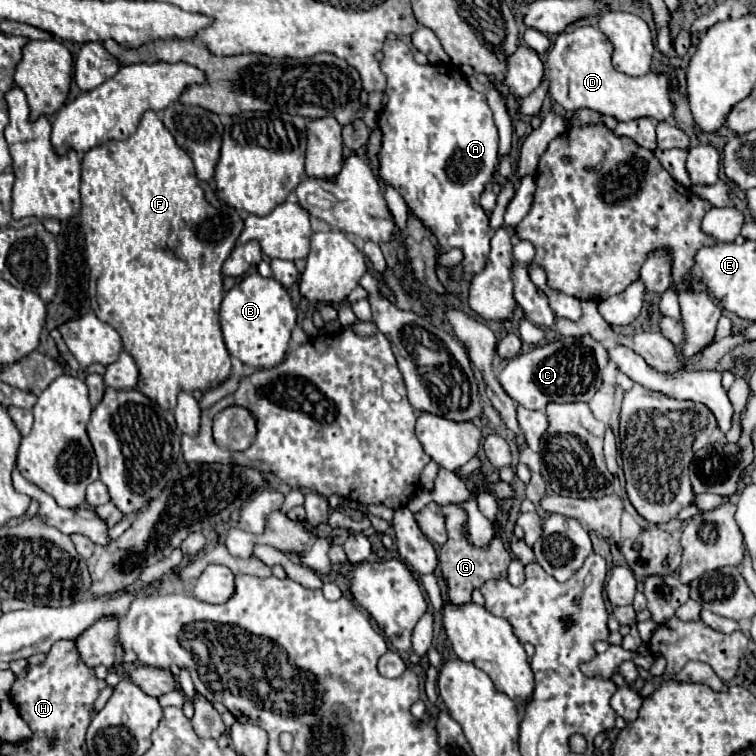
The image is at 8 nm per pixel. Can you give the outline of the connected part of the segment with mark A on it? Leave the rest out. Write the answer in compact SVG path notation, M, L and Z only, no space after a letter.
M400 39L386 41L382 53L384 59L380 67L388 79L388 105L378 117L378 127L384 133L382 151L378 155L380 177L404 197L406 205L432 229L442 247L458 247L464 251L464 261L456 265L452 279L460 279L464 273L478 273L488 263L492 239L488 217L480 207L480 193L498 167L498 129L486 97L474 91L454 65L418 65L410 47Z

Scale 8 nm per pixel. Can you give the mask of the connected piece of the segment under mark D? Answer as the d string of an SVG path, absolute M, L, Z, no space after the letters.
M580 25L580 27L568 27L570 31L562 31L552 49L548 49L546 53L546 79L550 81L550 89L548 95L552 97L552 101L556 101L564 111L576 111L576 109L594 109L602 115L612 115L618 121L632 121L638 117L652 117L656 121L668 121L672 119L674 113L674 103L670 101L670 77L668 75L656 75L656 73L646 73L642 77L630 77L624 75L620 71L616 71L612 67L612 43L608 41L608 37L590 25Z

